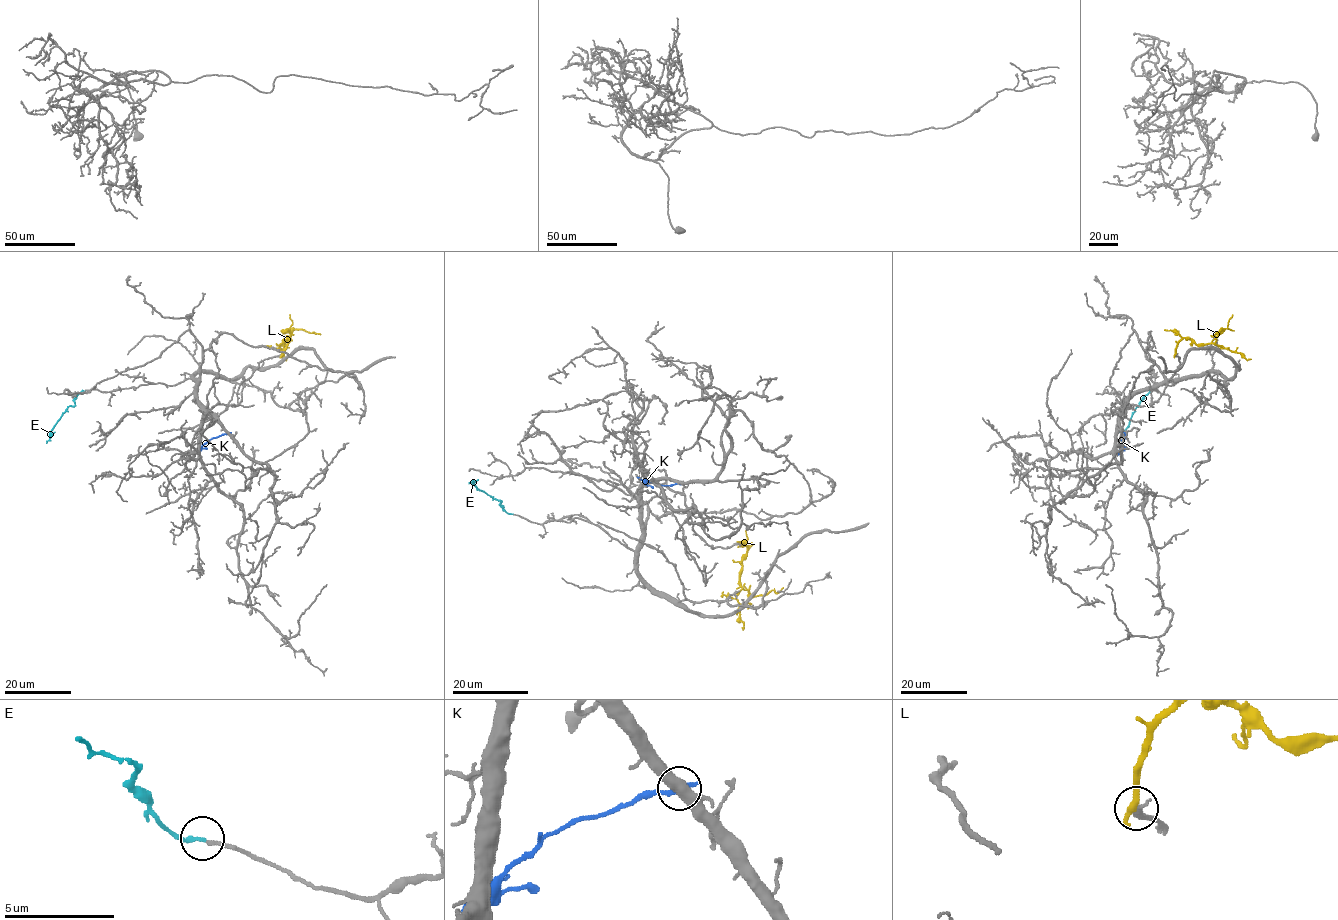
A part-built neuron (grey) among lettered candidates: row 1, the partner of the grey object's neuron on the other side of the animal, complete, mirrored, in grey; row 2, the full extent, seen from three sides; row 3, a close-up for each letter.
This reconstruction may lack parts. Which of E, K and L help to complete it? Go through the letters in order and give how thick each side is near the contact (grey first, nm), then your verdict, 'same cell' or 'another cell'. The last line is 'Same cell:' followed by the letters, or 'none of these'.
E: 170 nm thick on the grey side, 190 nm on the other; same cell
K: 500 nm thick on the grey side, 260 nm on the other; another cell
L: 340 nm thick on the grey side, 380 nm on the other; another cell
Same cell: E

